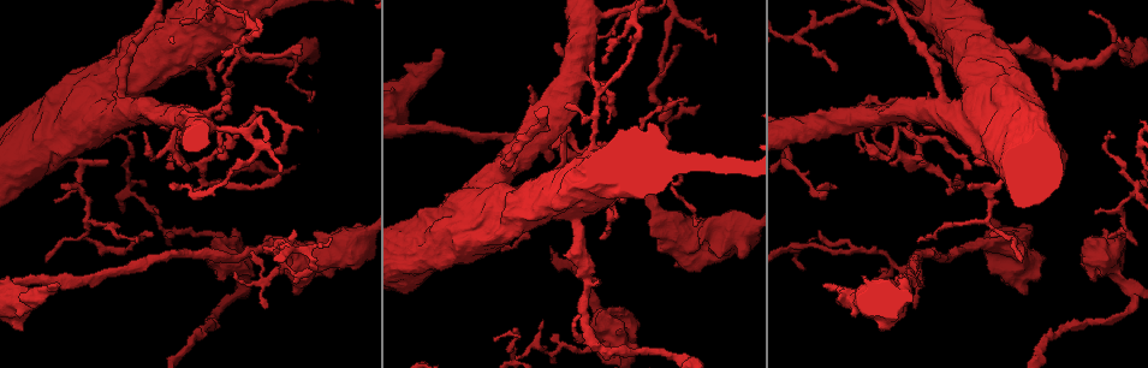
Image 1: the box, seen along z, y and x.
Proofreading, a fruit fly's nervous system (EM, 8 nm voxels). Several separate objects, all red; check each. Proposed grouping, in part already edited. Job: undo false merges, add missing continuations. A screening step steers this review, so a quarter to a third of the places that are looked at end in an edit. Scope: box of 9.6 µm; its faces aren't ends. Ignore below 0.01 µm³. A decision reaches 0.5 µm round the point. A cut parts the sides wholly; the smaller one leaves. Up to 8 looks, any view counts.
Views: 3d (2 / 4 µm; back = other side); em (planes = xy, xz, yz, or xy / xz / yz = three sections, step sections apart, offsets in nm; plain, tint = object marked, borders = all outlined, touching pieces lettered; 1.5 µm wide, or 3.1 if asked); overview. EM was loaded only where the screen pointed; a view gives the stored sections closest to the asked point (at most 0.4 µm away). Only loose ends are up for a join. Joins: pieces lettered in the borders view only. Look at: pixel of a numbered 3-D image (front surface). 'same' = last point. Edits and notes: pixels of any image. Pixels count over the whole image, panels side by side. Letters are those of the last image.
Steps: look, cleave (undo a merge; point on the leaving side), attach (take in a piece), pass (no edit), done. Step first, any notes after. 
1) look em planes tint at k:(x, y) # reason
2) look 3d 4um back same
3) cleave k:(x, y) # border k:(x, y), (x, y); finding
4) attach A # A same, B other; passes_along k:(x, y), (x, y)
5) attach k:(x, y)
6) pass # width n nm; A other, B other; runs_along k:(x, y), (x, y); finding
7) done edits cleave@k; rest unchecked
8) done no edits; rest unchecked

look em planes tint at 1:(825, 283) # thick end

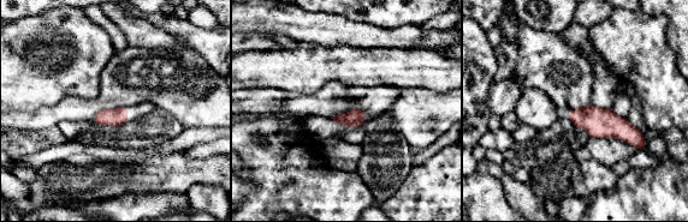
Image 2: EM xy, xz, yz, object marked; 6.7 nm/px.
look em planes borders same # what lies round it

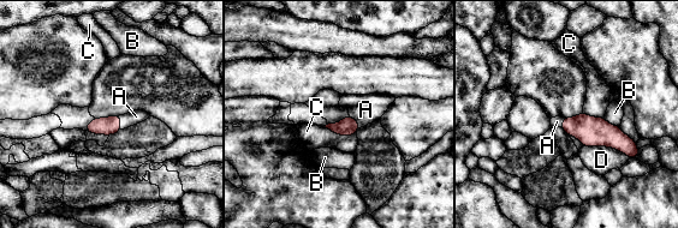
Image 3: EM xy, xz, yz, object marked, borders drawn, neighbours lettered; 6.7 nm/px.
attach A # A same, B other, C other, D other; the cell continues

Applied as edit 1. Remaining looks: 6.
look overview

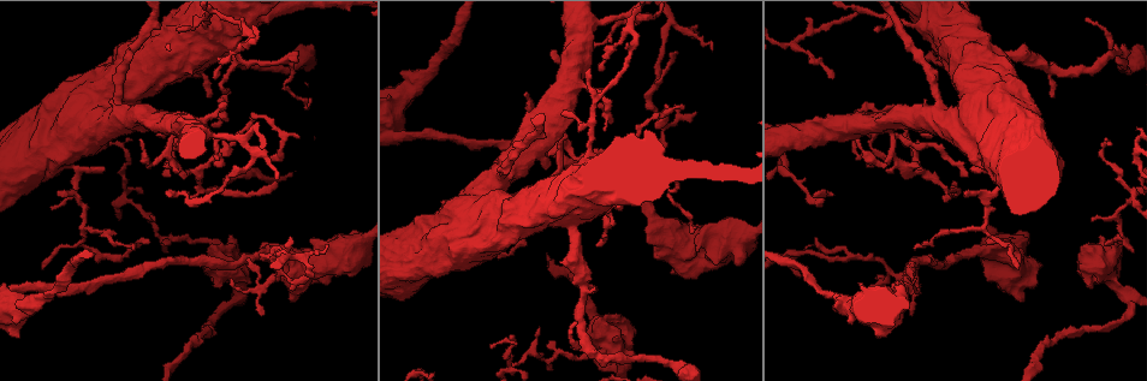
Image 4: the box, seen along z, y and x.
look em planes borders at 4:(691, 37) # tapers out

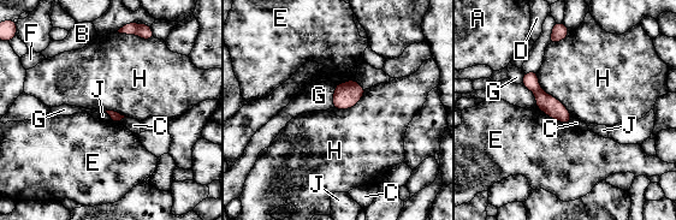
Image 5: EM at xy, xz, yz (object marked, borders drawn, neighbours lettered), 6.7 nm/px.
pass # longest_contact H 380 nm; A other, B other, C other, D other, E other, F other, G other, H other, J other; runs_along 5:(526, 77), (565, 120); no lettered piece goes on from it

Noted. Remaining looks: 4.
look 3d 2um at 4:(591, 131) # calibre changes

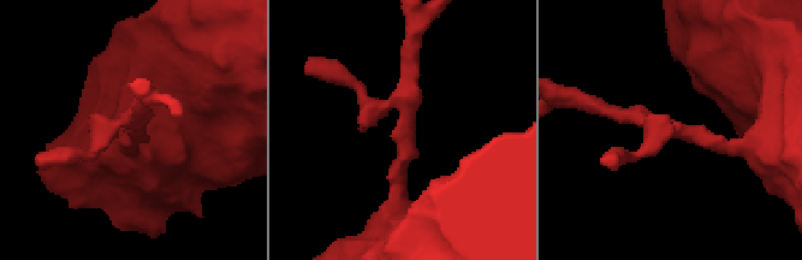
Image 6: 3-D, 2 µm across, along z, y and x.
look em planes tint at 6:(135, 128) # now the EM

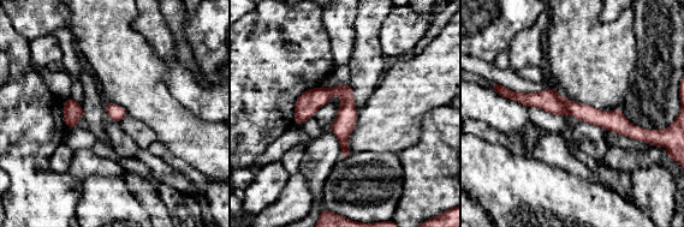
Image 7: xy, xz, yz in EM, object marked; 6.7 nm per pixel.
look em planes borders same # see the neighbours

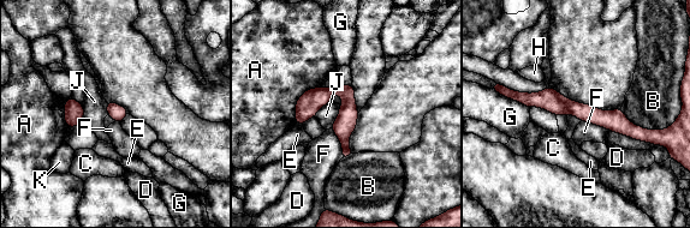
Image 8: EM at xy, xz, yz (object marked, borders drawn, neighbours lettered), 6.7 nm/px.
pass # longest_contact B 360 nm; A other, B other, C other, D other, E other, F other, G other, H other, J other, K other; one cell here

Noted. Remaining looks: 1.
done edits attach@3; rest unchecked

